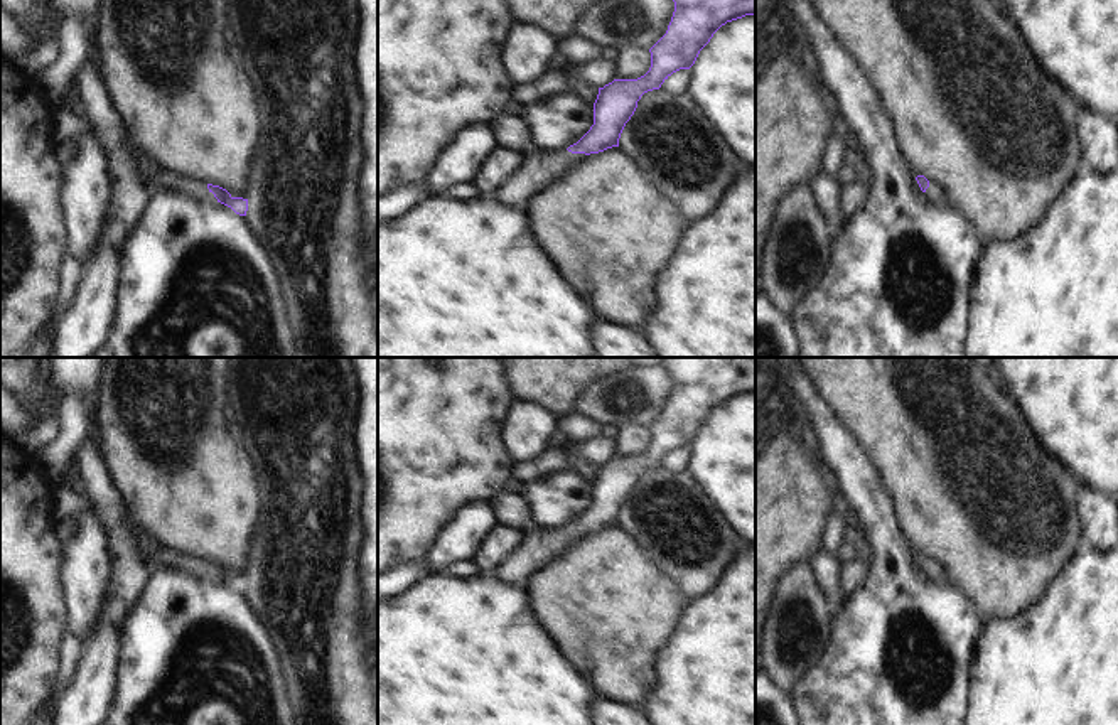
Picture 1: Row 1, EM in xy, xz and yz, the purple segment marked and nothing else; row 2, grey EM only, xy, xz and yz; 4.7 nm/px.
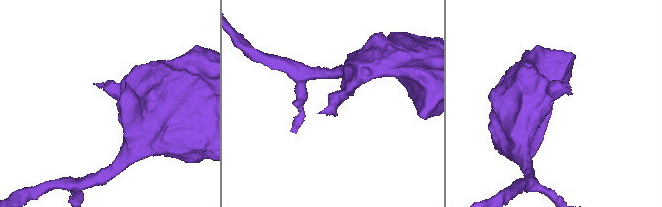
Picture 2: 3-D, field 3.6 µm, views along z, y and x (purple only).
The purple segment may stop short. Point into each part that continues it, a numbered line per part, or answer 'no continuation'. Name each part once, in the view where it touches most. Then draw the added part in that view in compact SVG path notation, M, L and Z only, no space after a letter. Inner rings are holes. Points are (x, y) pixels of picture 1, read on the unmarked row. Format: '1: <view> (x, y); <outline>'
1: xz (543, 545); M535 528L518 553L491 573L511 583L528 583L536 572L567 551L583 534L585 531L568 528Z

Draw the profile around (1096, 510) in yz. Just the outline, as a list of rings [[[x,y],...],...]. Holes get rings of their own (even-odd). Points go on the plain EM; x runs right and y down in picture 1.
[[[1079,482],[1076,514],[1081,526],[1081,545],[1108,550],[1118,543],[1118,504],[1111,494]]]

